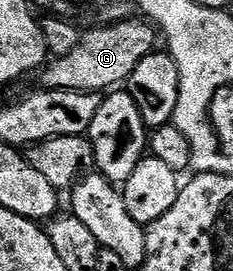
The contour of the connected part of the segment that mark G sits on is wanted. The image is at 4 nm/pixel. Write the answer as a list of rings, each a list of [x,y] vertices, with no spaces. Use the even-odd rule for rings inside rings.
[[[137,18],[126,19],[123,23],[110,23],[107,27],[94,27],[91,31],[83,30],[82,40],[70,53],[51,58],[45,64],[41,72],[41,75],[43,74],[41,86],[59,91],[106,93],[125,84],[130,78],[132,69],[136,69],[142,58],[156,47],[155,28],[145,18]]]

